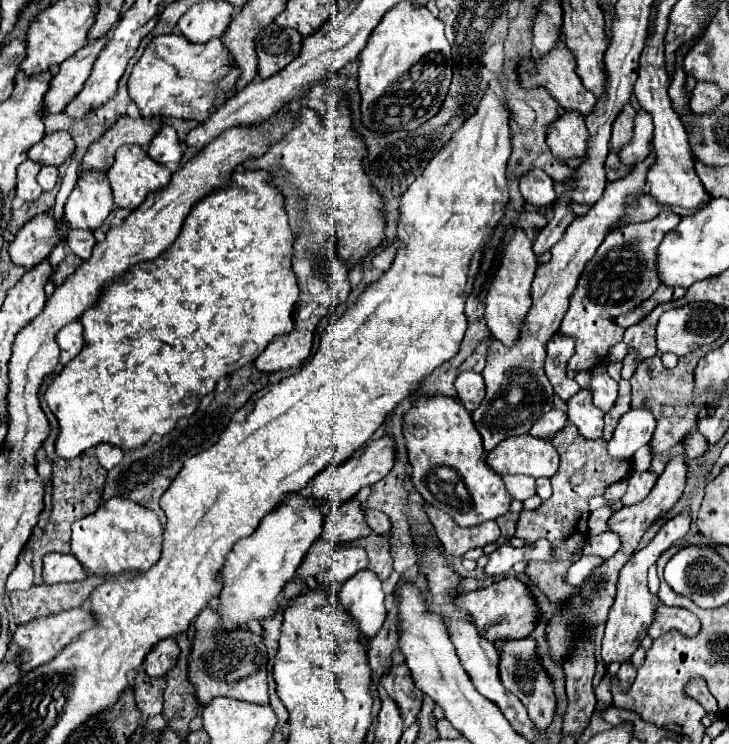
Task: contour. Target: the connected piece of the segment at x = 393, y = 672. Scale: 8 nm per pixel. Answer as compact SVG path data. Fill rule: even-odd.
M406 665L390 667L380 677L380 685L398 703L402 719L404 719L404 727L410 727L420 713L422 693L412 685L412 679L408 675L408 667Z

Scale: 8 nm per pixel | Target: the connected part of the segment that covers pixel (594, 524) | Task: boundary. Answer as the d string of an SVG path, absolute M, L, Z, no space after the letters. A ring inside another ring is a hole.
M602 507L602 509L596 509L592 511L590 515L590 521L588 521L588 527L590 527L590 535L598 535L598 533L604 533L608 529L608 519L612 517L612 509L610 507Z

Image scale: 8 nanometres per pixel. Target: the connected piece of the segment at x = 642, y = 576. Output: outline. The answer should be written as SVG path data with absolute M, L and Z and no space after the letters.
M682 513L676 519L664 523L662 529L658 531L658 535L644 549L636 551L630 557L630 561L622 567L620 581L618 581L618 595L616 595L616 601L614 601L614 605L610 609L604 639L602 639L602 659L604 659L606 667L610 663L628 661L634 655L634 651L638 649L644 635L648 633L648 627L650 627L650 623L654 619L654 609L660 605L660 601L654 595L650 595L650 591L646 587L646 571L648 571L650 565L656 563L660 553L664 553L668 547L672 547L678 539L686 537L688 531L690 531L690 517L688 517L688 513Z

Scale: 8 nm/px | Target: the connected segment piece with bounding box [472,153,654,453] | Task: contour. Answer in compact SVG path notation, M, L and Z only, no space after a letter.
M650 153L642 163L636 163L632 173L628 177L612 181L606 185L606 191L598 203L588 211L588 215L574 219L568 225L568 231L564 237L550 249L552 261L538 265L536 279L532 283L532 311L524 315L526 323L522 327L520 339L512 347L500 343L494 339L494 343L488 349L486 367L482 371L484 385L486 385L486 397L480 403L478 409L472 411L472 421L482 435L484 451L492 451L500 441L512 437L512 435L524 435L530 431L532 423L540 419L544 413L552 409L554 391L552 385L544 373L544 359L546 359L546 343L552 339L556 329L562 323L564 313L568 311L570 295L578 283L578 277L584 269L584 265L594 257L596 249L604 241L604 235L608 233L608 227L616 223L624 215L624 207L628 203L636 205L638 197L646 195L644 181L648 167L654 163L654 155Z

